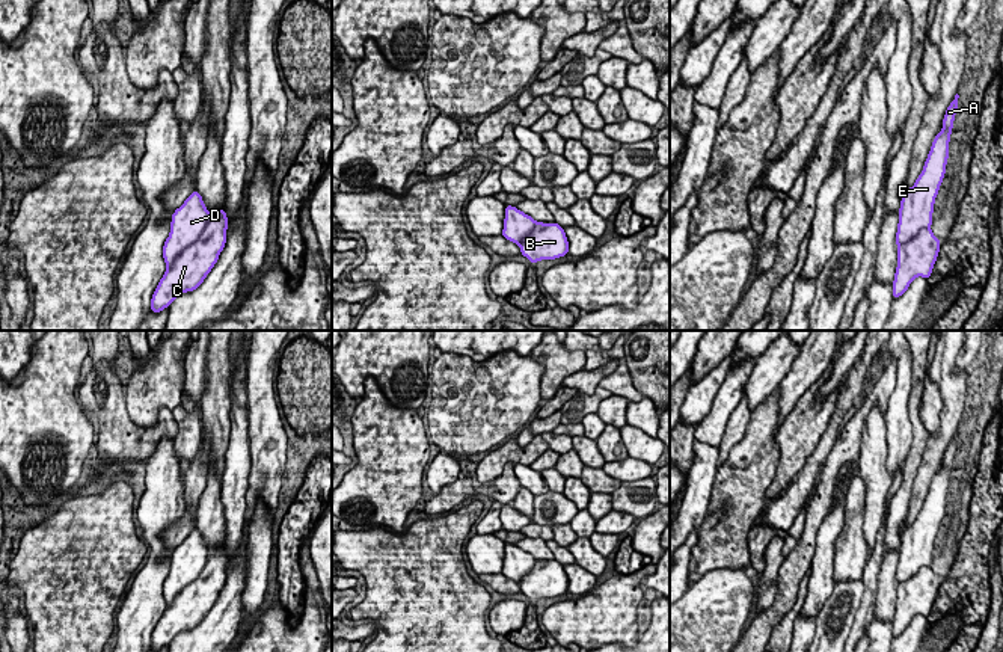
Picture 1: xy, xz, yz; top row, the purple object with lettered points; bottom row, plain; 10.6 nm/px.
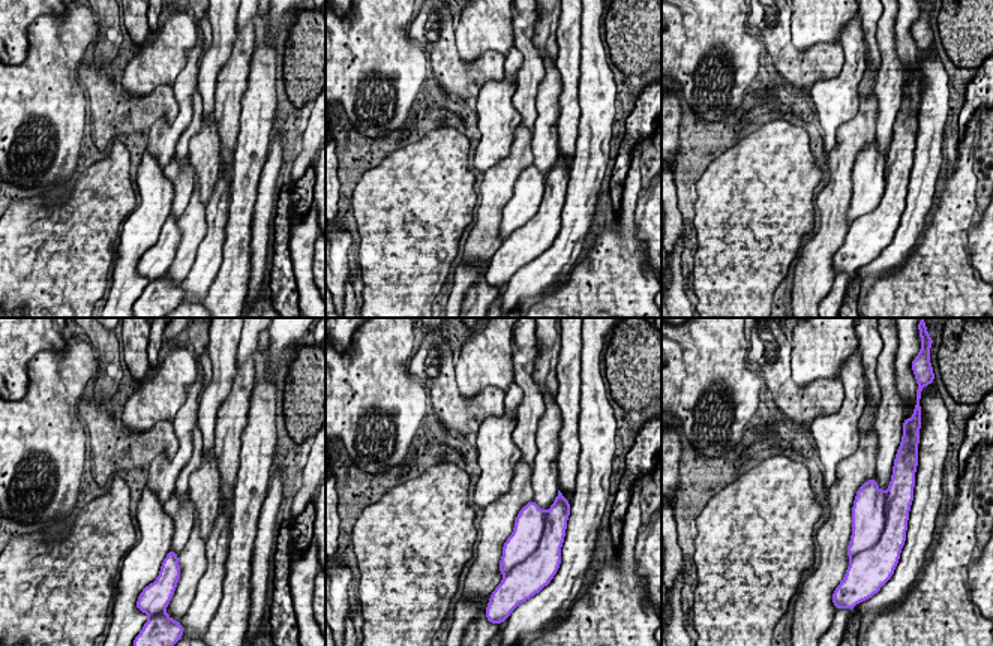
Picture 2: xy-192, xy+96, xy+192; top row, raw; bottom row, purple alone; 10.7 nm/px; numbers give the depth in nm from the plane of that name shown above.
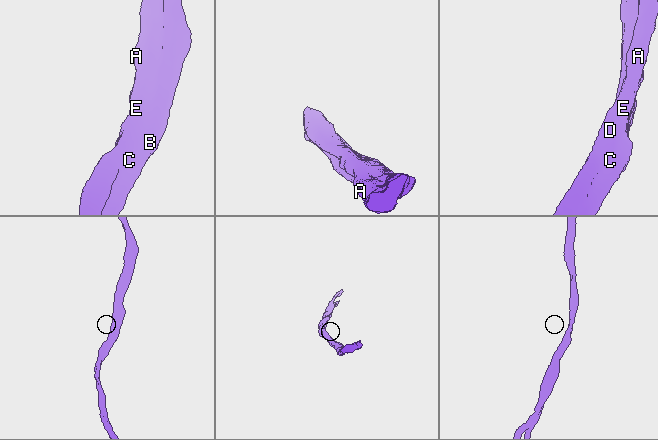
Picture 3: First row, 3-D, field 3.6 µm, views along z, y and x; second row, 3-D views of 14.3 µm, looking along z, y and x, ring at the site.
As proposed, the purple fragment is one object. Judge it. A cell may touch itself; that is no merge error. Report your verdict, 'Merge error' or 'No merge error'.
Merge error

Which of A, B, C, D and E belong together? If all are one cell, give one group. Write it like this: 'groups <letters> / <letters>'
groups A D E / B C

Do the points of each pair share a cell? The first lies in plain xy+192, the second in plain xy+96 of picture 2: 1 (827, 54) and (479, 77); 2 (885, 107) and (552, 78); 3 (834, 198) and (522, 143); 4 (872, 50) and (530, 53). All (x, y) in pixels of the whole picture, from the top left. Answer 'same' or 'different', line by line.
1: same
2: same
3: same
4: same

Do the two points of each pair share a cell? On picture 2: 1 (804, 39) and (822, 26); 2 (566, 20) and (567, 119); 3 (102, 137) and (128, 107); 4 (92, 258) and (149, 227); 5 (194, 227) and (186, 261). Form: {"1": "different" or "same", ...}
{"1": "same", "2": "same", "3": "same", "4": "different", "5": "same"}

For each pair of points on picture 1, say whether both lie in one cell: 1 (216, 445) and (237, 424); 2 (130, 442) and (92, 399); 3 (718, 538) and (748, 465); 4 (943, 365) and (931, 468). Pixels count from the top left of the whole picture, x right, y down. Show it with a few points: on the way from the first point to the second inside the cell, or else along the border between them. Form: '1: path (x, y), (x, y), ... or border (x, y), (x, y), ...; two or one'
1: border (230, 396), (230, 442), (223, 467); two
2: path (119, 432), (98, 409); one
3: path (729, 519), (741, 483); one
4: path (950, 391), (949, 426), (940, 442); one

